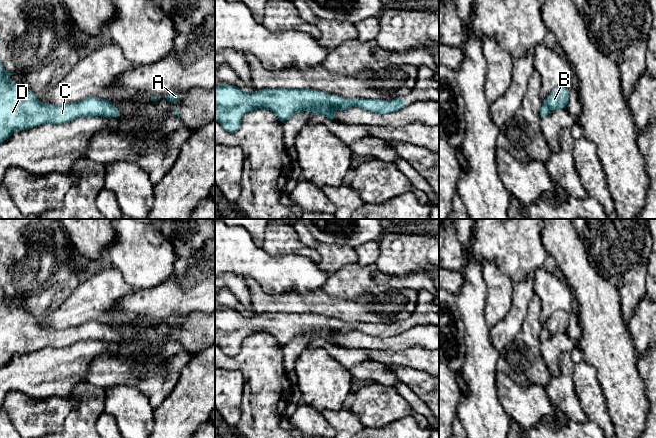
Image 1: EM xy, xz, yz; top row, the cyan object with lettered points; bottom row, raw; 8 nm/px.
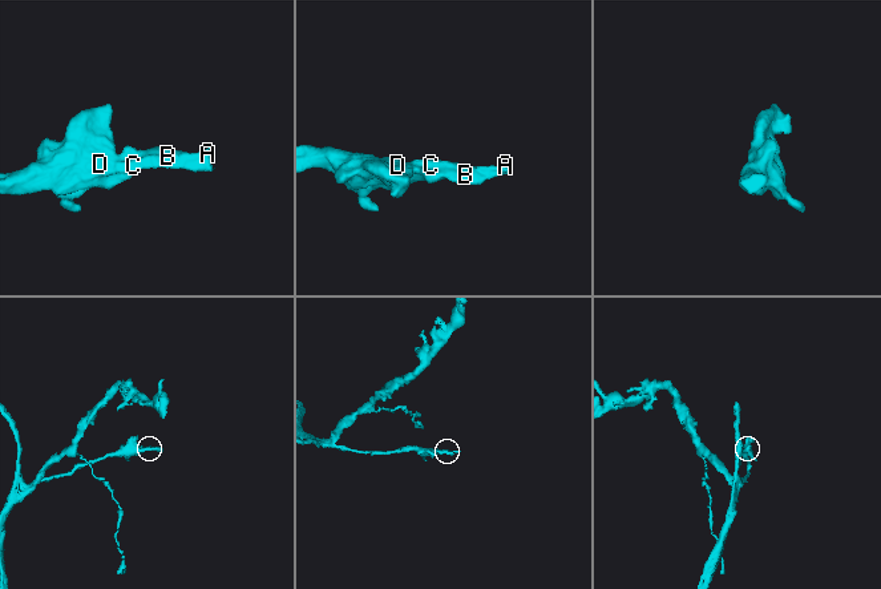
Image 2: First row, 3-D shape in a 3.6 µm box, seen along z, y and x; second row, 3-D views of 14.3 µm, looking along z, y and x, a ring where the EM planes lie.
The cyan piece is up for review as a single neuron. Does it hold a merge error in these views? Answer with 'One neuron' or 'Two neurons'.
One neuron

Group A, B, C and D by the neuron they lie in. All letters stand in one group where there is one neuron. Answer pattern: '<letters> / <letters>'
A B C D

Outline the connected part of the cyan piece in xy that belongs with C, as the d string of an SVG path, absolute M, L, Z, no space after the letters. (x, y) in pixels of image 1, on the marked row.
M0 62L0 143L15 131L46 123L63 124L81 116L120 115L109 99L92 96L65 105L43 103L30 89L8 79L14 74L8 73Z

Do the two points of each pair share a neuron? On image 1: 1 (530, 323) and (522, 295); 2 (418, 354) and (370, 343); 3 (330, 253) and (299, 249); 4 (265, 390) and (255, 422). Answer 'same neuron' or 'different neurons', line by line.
1: different neurons
2: different neurons
3: different neurons
4: same neuron

